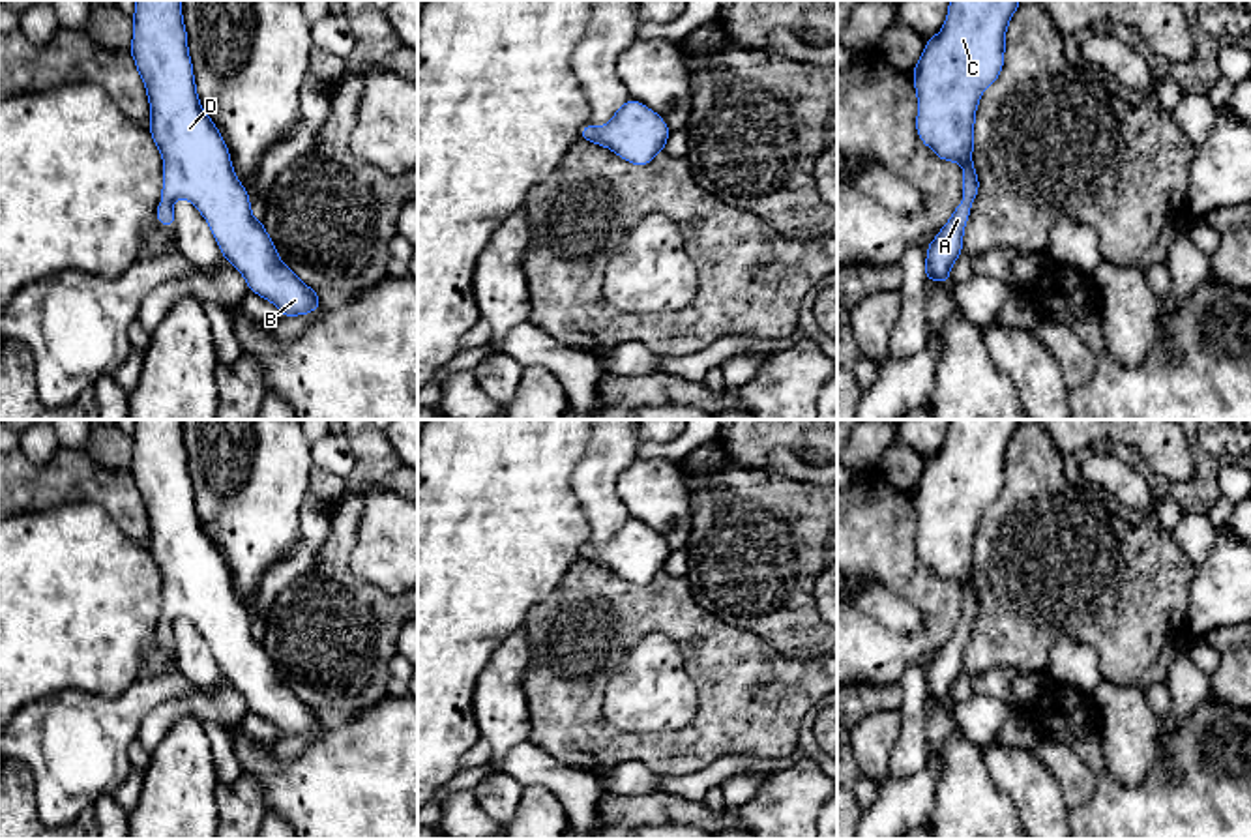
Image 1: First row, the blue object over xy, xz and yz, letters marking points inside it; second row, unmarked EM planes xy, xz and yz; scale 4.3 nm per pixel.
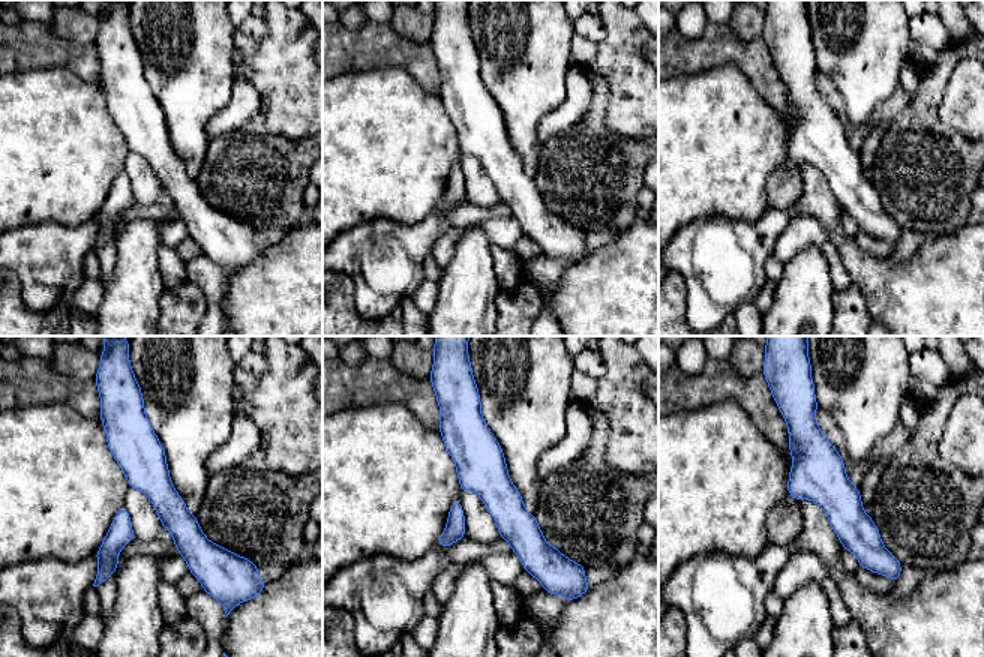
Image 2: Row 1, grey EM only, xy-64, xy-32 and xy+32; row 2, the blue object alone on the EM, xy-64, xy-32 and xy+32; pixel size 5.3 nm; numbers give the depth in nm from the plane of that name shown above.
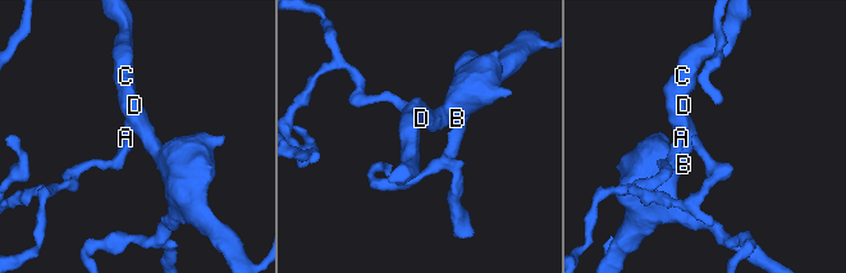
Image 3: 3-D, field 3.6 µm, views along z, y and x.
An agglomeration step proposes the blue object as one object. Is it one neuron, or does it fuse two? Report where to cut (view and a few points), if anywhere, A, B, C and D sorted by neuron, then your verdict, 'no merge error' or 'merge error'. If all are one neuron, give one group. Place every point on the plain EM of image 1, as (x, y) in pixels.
cut none; groups A B C D; no merge error

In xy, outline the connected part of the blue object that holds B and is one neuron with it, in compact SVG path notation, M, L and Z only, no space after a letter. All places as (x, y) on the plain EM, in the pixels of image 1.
M135 420L129 472L150 523L150 554L163 575L163 620L155 637L174 646L172 622L189 620L212 648L221 674L245 699L249 712L272 721L281 738L315 732L318 712L287 685L251 633L230 571L197 515L184 420Z

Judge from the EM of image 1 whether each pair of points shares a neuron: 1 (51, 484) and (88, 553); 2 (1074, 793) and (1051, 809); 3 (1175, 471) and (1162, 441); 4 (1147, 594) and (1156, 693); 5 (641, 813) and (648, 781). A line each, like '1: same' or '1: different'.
1: different
2: different
3: same
4: different
5: different

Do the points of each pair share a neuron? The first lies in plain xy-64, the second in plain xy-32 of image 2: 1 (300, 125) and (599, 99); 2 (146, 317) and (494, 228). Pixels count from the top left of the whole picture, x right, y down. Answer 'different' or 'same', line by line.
1: different
2: different

